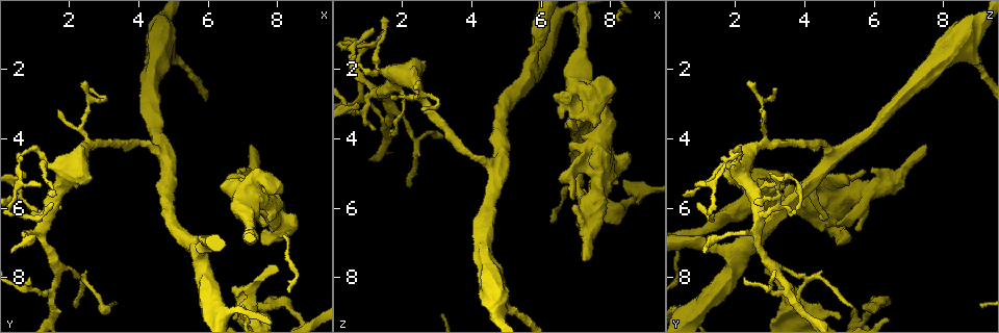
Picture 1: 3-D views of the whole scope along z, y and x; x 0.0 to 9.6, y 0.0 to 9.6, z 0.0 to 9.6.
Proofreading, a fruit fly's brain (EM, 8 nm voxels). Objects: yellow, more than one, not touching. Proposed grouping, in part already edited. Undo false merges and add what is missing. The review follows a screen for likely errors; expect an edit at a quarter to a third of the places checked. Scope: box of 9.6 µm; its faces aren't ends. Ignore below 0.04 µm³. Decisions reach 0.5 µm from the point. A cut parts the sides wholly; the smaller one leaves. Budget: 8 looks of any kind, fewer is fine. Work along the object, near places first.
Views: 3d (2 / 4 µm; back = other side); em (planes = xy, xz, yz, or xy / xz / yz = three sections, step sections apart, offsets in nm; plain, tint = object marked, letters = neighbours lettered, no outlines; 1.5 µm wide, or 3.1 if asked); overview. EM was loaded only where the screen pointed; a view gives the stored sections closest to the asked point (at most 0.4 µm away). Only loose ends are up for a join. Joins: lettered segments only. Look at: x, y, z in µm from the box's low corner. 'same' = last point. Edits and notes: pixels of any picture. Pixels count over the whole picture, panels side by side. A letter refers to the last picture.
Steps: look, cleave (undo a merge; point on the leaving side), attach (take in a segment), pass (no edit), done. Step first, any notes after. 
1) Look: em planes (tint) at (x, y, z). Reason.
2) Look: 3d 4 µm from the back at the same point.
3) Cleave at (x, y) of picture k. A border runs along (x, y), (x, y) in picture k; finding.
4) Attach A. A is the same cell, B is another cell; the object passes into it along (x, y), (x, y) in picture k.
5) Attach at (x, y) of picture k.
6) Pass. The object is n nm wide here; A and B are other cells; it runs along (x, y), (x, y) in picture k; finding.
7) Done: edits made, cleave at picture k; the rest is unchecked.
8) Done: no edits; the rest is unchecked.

Look: em planes (letters) at (6.75, 9.15, 5.05). Free end.

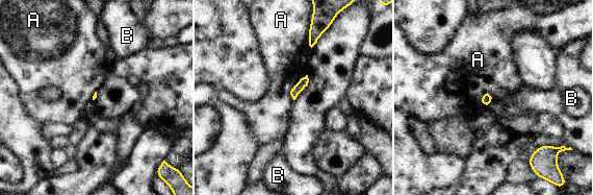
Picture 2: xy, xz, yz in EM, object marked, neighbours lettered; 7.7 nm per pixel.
Pass. A and B are other cells; a border runs along (307, 74), (292, 87), (293, 100) in picture 2; none of them fits.

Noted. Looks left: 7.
Look: em planes (plain) at (1.70, 6.00, 3.80). Thin end.

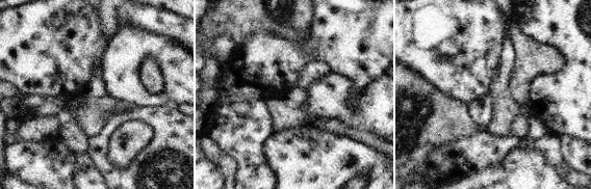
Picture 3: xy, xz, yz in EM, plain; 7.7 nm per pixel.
Look: em planes (letters) at the same point.

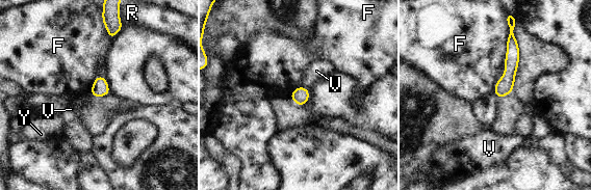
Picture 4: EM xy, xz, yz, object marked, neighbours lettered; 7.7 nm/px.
Pass. The object is 130 nm wide here; F, R, V and Y are other cells; it runs along (511, 30), (511, 69), (499, 94) in picture 4; none of them fits.

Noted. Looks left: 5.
Look: em planes (letters) at (7.45, 5.05, 3.70). Branch stops here.

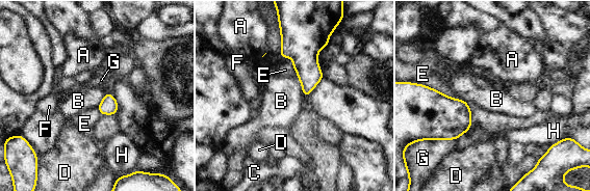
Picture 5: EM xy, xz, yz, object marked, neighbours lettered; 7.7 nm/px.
Pass. A, B, C, D, E, F, G and H are other cells; a border runs along (293, 69), (301, 91), (305, 98) in picture 5; no lettered segment goes on from it.

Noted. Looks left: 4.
Look: em planes (letters) at (1.70, 3.20, 2.90). Tapers out.

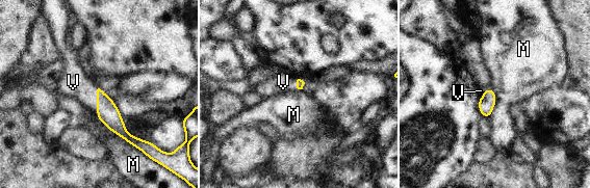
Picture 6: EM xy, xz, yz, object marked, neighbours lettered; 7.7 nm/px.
Attach V. V is the same cell, M is another cell; the object passes into it along (107, 112), (97, 101), (73, 82) in picture 6; the neuron continues.

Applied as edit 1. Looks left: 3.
Done: edits made, attach at picture 6; the rest is unchecked.

